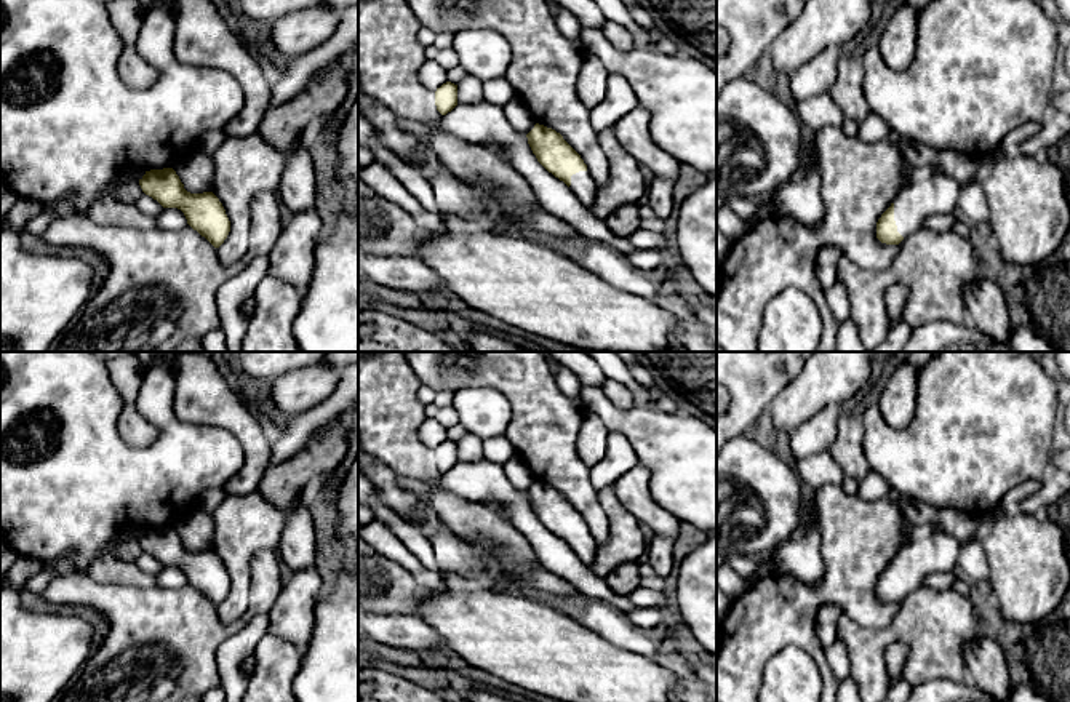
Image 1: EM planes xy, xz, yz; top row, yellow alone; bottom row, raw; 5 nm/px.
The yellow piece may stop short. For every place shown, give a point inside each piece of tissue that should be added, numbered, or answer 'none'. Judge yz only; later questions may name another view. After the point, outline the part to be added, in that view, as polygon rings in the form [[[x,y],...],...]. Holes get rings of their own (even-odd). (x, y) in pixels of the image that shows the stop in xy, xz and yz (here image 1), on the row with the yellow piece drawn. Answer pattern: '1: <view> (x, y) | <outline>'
1: yz (930, 194) | [[[916,173],[913,184],[894,198],[897,232],[905,238],[921,229],[928,216],[955,213],[961,189],[950,176]]]

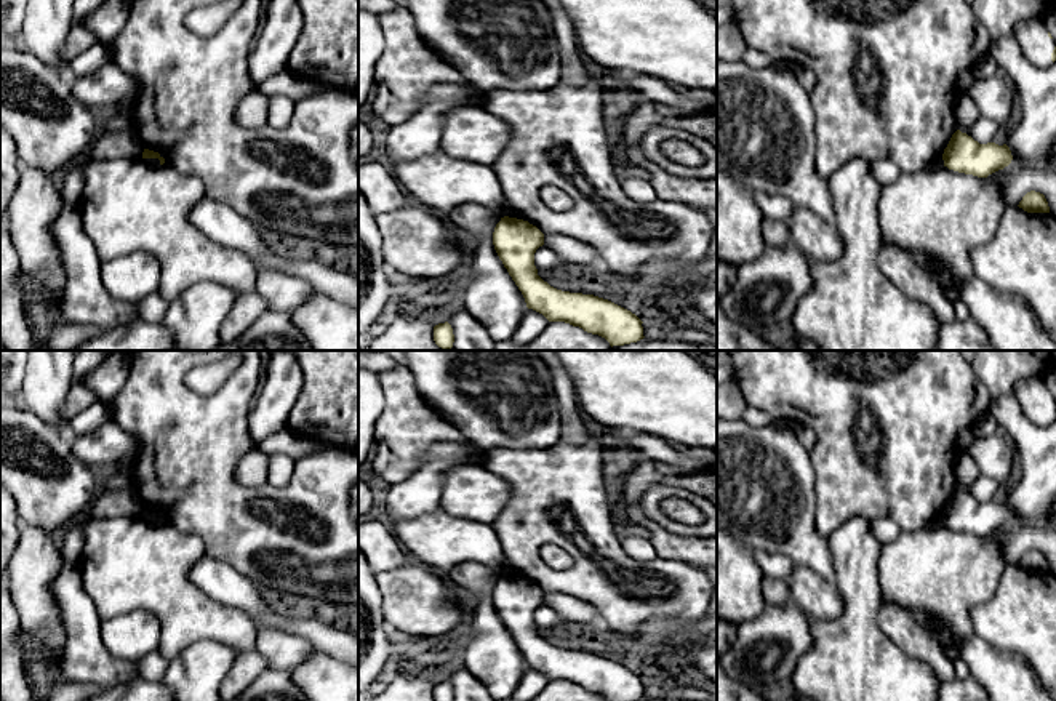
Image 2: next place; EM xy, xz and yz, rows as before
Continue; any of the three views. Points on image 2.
1: yz (1032, 36) | [[[1046,16],[1042,19],[1029,19],[1014,26],[1014,38],[1018,40],[1024,56],[1038,67],[1053,64],[1051,53],[1054,50],[1053,38],[1048,37]]]

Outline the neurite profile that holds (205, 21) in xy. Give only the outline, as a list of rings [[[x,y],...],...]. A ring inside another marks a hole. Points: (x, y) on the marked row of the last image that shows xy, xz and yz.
[[[224,0],[214,5],[198,6],[186,18],[186,27],[200,37],[218,34],[224,22],[240,8],[242,0]]]

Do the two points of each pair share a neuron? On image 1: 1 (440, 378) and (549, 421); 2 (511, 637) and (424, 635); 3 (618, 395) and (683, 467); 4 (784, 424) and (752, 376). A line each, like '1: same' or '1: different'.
1: same
2: different
3: different
4: different

